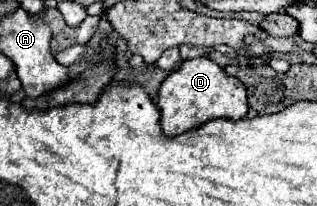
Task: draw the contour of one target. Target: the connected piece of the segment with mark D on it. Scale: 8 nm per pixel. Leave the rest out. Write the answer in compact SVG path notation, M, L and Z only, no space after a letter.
M196 57L182 61L182 65L172 71L158 91L158 107L160 107L160 125L168 137L182 135L190 129L198 129L210 119L242 119L248 113L246 103L246 87L240 79L226 75L222 67L218 67L208 57Z

